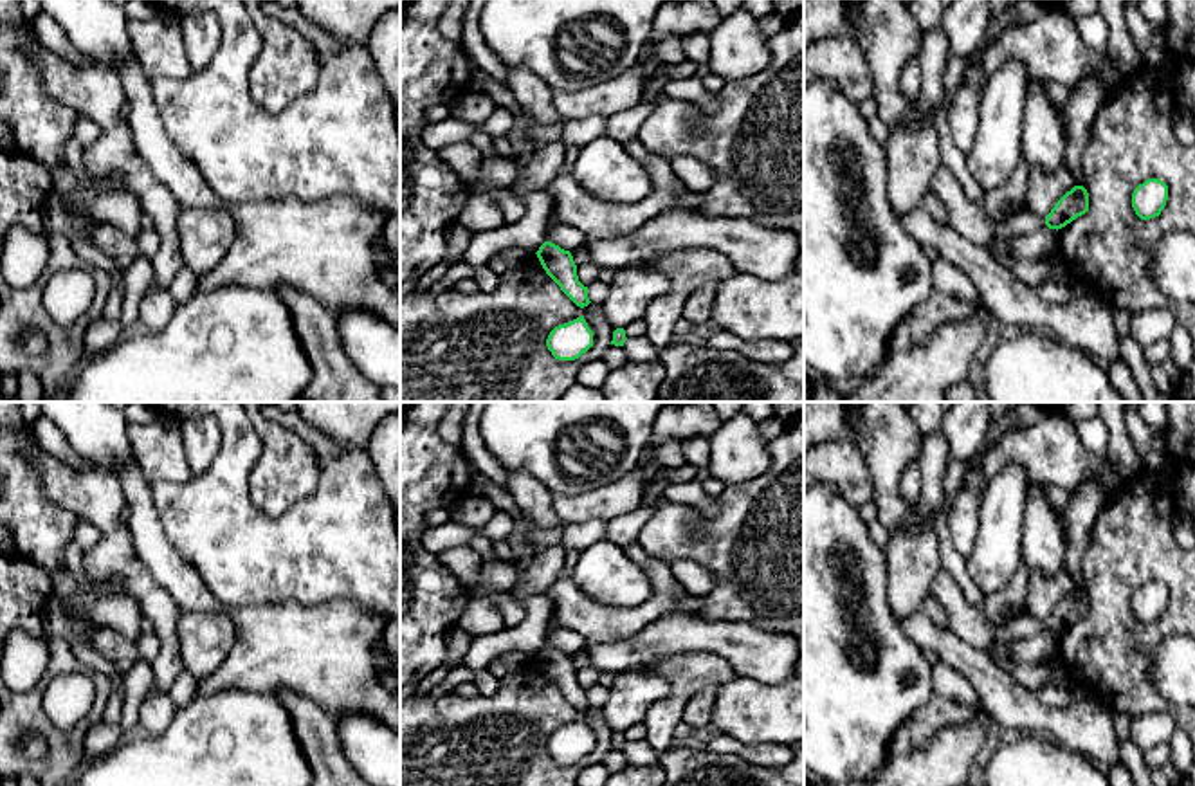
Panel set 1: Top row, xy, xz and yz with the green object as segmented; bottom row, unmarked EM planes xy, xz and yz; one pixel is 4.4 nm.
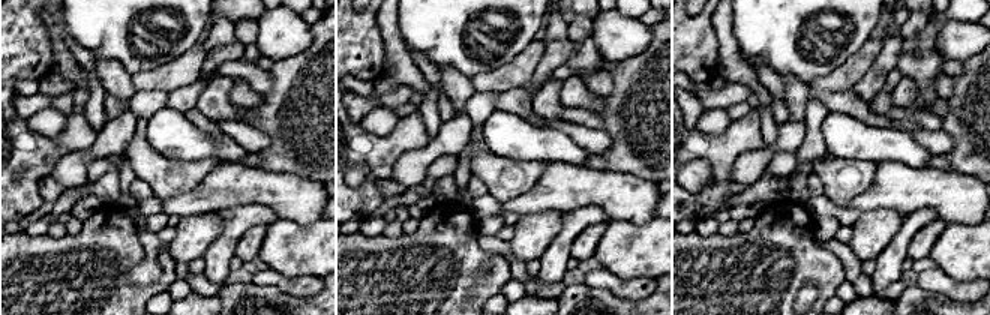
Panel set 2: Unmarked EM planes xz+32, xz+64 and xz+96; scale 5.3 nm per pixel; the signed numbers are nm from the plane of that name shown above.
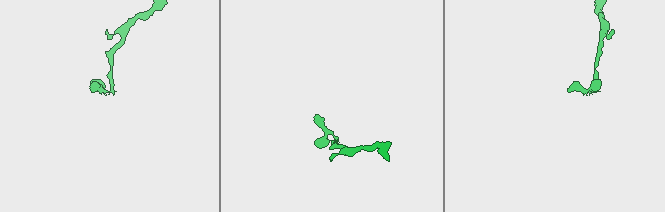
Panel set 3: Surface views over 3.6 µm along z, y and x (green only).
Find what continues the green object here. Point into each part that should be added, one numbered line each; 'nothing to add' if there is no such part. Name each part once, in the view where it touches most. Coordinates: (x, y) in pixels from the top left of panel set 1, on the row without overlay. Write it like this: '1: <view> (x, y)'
nothing to add

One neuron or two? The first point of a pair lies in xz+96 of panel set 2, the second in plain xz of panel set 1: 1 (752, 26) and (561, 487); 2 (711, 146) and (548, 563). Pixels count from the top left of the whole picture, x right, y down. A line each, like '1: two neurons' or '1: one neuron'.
1: one neuron
2: two neurons

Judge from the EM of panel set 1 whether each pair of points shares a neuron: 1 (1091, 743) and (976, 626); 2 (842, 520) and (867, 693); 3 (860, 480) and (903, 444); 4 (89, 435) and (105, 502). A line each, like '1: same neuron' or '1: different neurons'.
1: different neurons
2: same neuron
3: different neurons
4: different neurons

